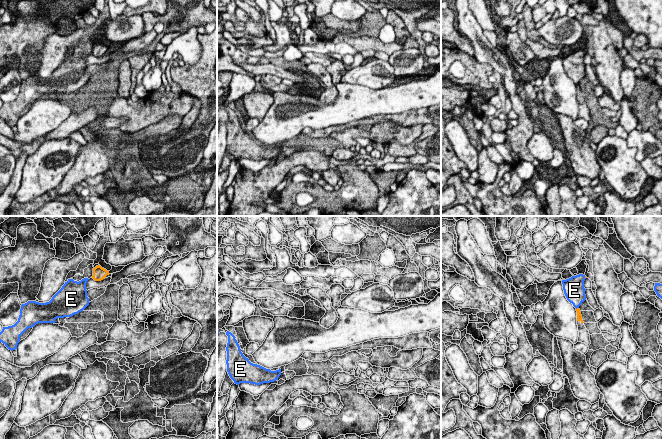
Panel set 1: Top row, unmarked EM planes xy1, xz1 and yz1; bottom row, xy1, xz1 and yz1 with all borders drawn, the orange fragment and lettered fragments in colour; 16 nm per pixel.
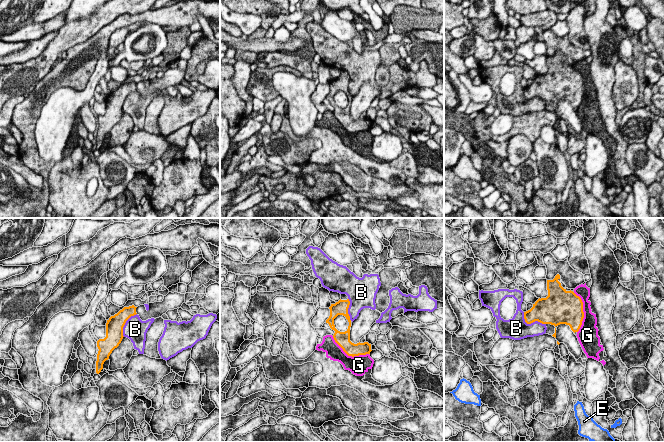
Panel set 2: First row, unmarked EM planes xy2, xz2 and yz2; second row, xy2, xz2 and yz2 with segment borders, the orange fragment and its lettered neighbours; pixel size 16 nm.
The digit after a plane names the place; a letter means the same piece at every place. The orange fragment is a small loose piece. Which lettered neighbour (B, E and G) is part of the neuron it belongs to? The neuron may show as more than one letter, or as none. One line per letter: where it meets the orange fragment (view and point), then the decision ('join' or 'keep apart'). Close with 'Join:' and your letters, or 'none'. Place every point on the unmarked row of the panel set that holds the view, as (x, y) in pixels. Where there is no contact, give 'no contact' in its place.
B: contact yz2 (531, 98); keep apart
E: contact yz1 (577, 84); keep apart
G: contact yz2 (583, 88); keep apart
Join: none

